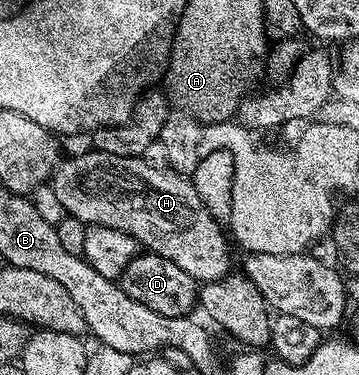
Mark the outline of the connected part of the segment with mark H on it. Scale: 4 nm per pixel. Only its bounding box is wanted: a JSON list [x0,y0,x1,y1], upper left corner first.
[50,151,232,283]

